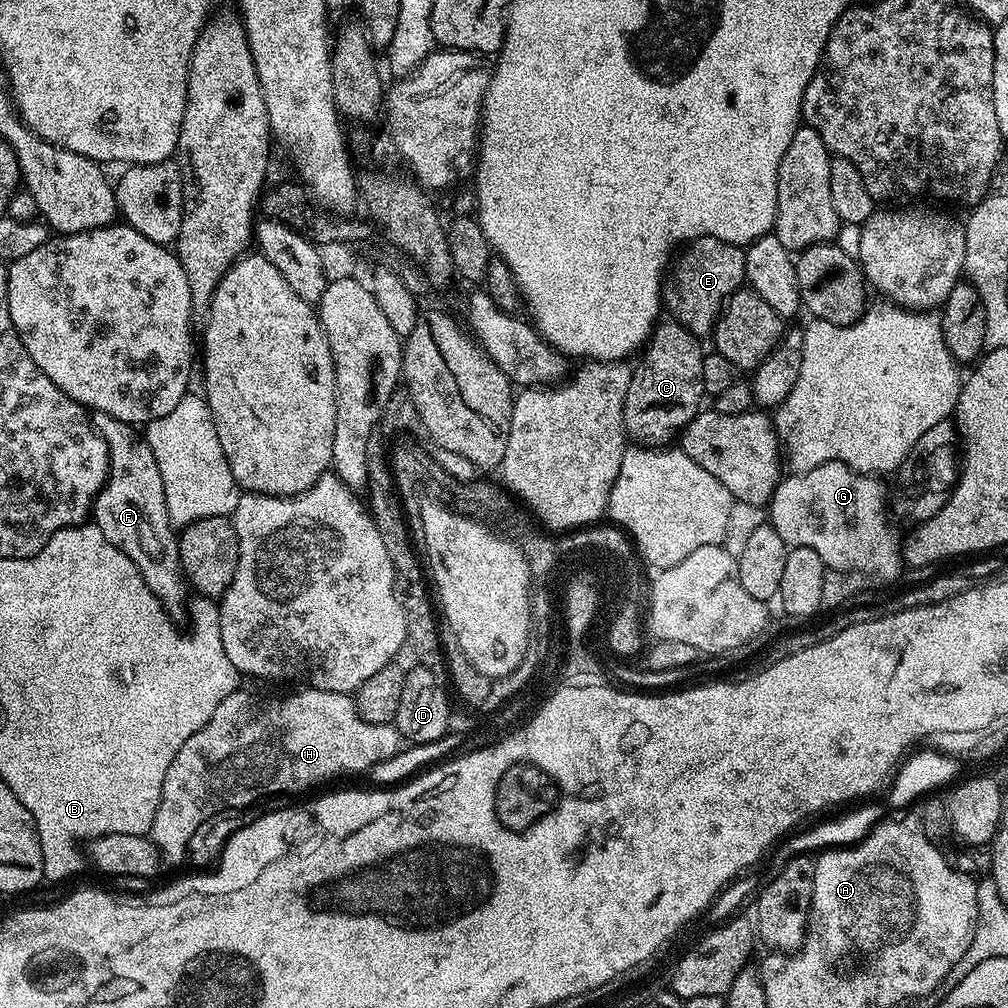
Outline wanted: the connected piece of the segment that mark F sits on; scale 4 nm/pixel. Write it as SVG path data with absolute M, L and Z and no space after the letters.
M92 412L90 416L92 426L99 432L108 447L108 480L100 491L90 513L91 519L106 534L106 538L134 566L138 566L138 574L142 574L142 582L150 586L150 594L158 598L158 602L168 611L169 616L180 618L184 612L184 603L188 600L190 585L184 574L184 567L180 561L180 541L177 533L172 533L172 520L168 517L170 501L166 498L166 490L162 482L162 470L154 458L154 450L150 450L147 439L142 435L141 429L135 424L127 424L110 414Z

